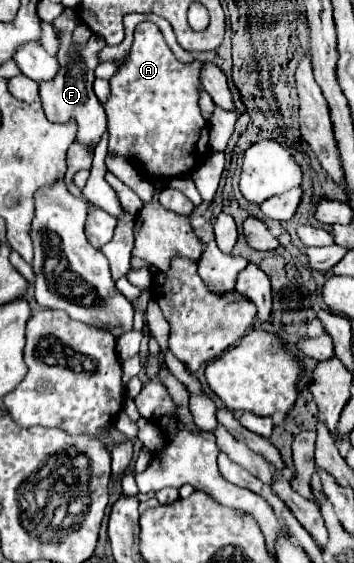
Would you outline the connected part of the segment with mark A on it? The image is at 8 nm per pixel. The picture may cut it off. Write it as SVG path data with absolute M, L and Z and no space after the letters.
M140 23L134 31L134 45L130 57L120 69L108 79L110 97L104 103L108 115L108 155L124 157L134 165L142 167L144 173L154 181L166 181L180 175L190 175L204 163L204 157L210 153L210 129L208 121L202 117L198 107L198 87L200 87L200 65L180 63L172 49L166 45L160 29L154 23Z

